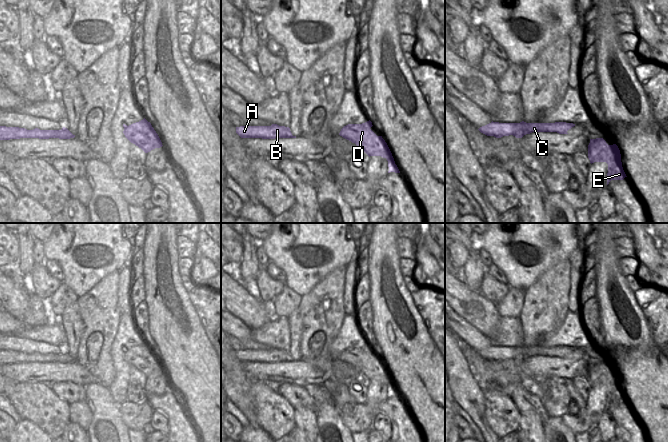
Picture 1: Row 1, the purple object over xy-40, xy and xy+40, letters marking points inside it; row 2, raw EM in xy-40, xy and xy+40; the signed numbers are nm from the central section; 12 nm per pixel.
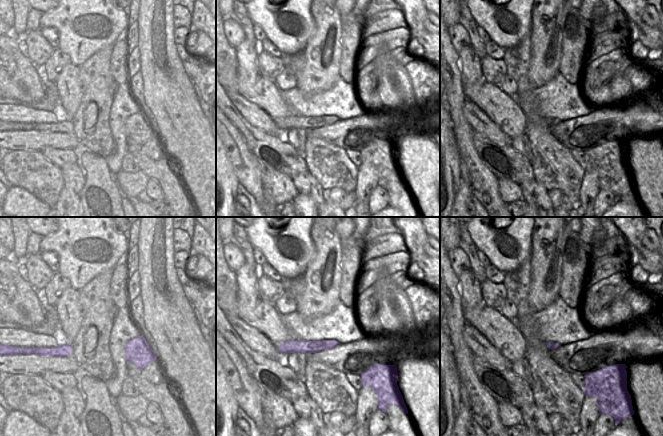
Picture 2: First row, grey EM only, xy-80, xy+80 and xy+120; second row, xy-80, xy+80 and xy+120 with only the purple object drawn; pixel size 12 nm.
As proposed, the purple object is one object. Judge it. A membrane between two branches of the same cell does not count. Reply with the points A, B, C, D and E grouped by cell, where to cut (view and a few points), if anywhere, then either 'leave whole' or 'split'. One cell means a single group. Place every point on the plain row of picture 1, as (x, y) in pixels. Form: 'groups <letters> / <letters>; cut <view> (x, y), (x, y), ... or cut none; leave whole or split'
groups A B C D E; cut none; leave whole

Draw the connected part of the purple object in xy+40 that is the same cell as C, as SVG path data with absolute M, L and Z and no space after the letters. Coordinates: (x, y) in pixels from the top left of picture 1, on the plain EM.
M491 346L478 354L487 359L501 362L503 360L513 359L516 362L522 362L532 356L557 356L559 358L568 358L567 355L574 351L573 347L555 346L555 347L499 347Z

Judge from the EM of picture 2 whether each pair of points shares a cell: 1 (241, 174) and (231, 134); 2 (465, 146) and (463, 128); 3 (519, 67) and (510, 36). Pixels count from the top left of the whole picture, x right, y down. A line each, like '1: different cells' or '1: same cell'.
1: same cell
2: different cells
3: different cells

